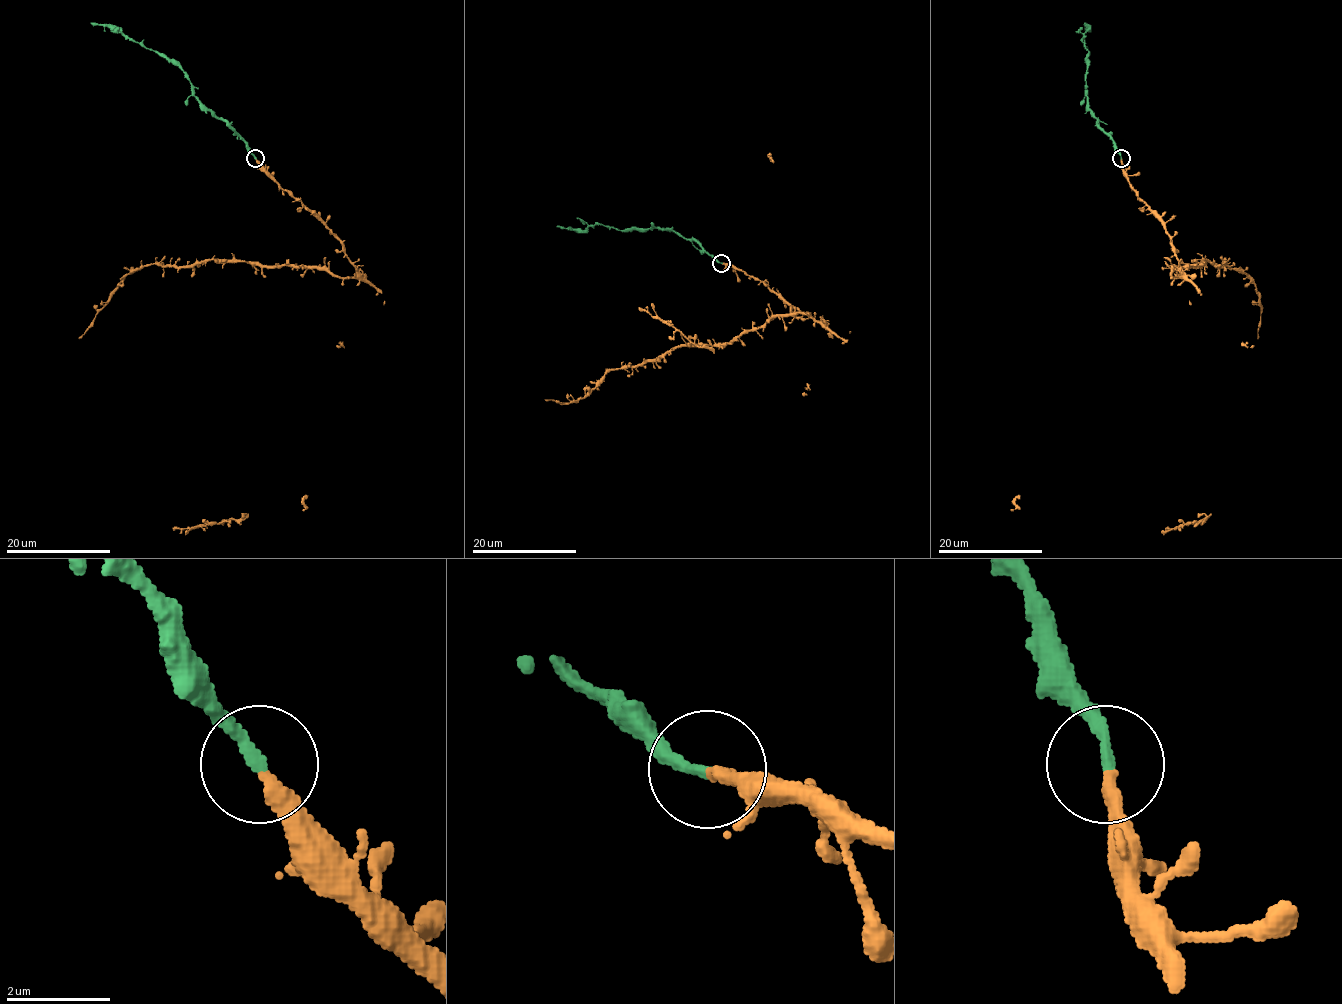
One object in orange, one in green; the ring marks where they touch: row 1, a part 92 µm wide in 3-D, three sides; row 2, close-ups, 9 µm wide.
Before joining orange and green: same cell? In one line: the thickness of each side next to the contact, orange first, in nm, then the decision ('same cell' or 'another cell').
280/240 nm | same cell

